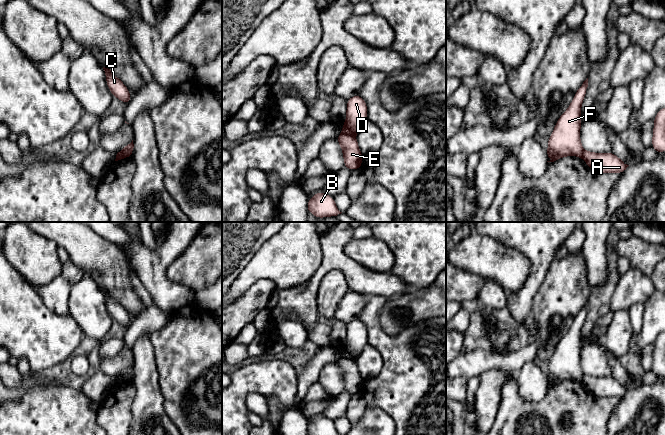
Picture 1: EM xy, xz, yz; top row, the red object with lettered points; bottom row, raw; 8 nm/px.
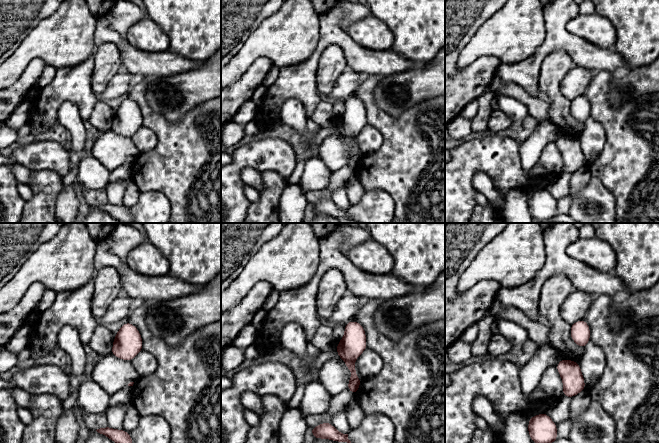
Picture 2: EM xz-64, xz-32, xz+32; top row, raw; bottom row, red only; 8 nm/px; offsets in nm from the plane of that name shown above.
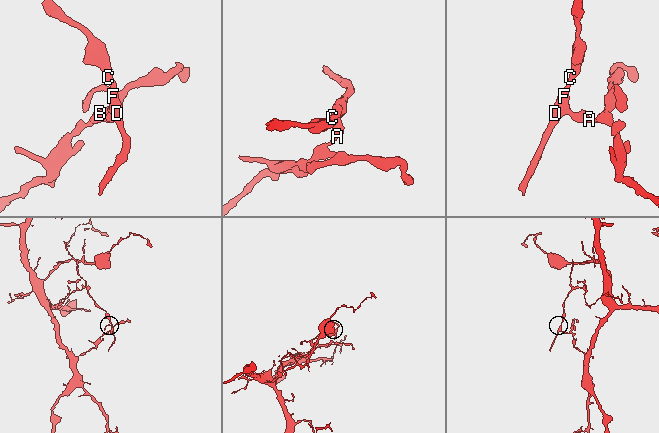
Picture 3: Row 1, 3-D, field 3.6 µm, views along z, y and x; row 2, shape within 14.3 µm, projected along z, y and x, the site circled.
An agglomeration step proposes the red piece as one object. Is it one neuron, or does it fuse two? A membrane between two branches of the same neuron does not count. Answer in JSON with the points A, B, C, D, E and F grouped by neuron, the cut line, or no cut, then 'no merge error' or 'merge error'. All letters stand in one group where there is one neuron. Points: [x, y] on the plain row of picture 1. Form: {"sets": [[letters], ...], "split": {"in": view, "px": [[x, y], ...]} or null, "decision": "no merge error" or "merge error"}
{"sets": [["A", "B", "E"], ["C", "D", "F"]], "split": {"in": "xz", "px": [[343, 356], [354, 360]]}, "decision": "merge error"}

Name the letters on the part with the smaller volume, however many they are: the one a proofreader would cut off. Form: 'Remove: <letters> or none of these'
Remove: C, D, F

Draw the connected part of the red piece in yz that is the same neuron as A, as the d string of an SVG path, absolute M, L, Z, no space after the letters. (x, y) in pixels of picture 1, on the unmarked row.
M584 375L582 383L586 388L599 397L623 397L629 390L618 382L613 376L594 377Z

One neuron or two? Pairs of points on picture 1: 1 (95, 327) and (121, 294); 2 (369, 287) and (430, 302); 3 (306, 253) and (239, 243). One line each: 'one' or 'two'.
1: two
2: two
3: two

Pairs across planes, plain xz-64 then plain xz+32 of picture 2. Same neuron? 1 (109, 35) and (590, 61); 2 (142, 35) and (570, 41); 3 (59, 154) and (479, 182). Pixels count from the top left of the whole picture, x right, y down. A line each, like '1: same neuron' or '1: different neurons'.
1: same neuron
2: different neurons
3: different neurons

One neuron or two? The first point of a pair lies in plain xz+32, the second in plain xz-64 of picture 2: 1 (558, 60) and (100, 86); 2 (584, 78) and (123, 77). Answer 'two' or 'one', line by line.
1: one
2: one

